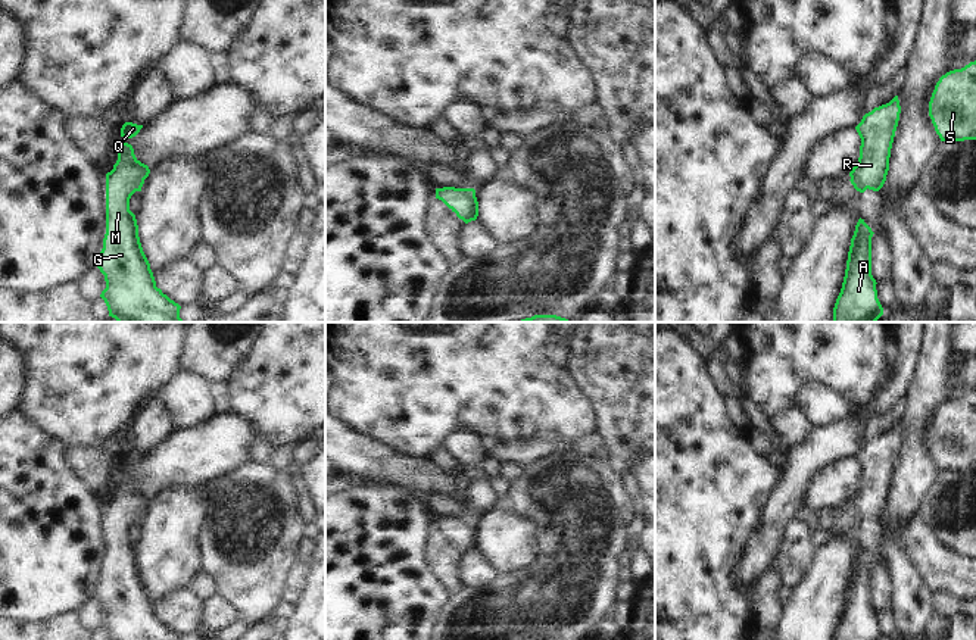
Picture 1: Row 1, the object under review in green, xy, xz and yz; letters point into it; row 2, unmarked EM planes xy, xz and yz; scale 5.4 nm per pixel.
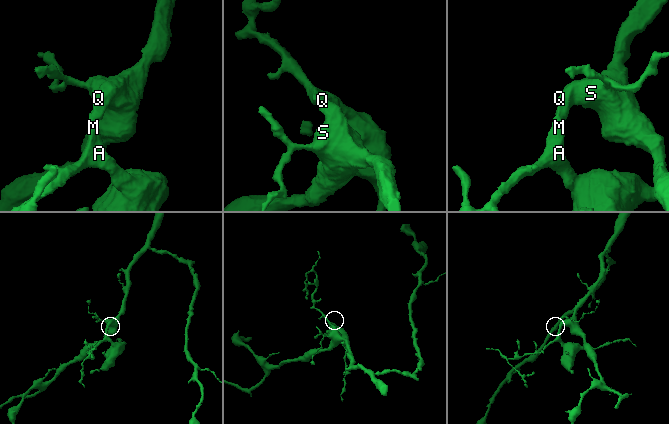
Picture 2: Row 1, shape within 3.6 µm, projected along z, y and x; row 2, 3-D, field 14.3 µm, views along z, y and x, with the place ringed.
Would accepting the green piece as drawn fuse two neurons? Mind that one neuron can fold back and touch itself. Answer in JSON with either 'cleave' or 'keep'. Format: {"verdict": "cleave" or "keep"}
{"verdict": "keep"}

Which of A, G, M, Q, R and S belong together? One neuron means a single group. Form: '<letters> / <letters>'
A G M Q R S

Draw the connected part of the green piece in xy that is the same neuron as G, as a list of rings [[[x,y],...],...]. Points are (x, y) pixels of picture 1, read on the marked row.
[[[119,141],[118,160],[106,174],[106,234],[97,268],[105,275],[106,288],[100,297],[105,300],[109,316],[118,322],[183,322],[181,306],[156,287],[150,263],[143,252],[135,215],[130,210],[130,199],[141,191],[150,169],[141,163],[131,144]]]

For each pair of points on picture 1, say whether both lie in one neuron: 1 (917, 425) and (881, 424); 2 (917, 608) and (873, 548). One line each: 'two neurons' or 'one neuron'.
1: two neurons
2: two neurons

